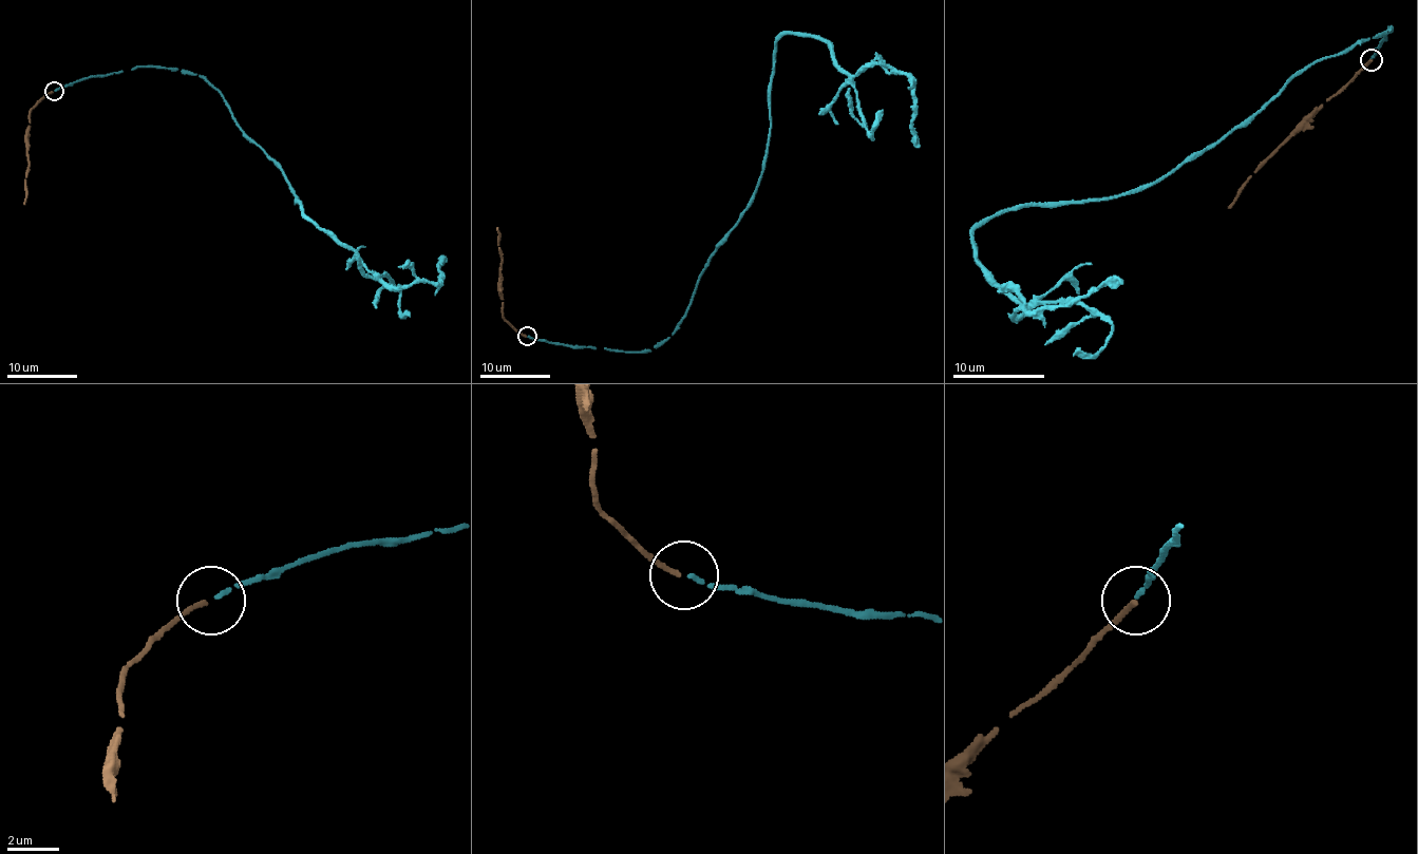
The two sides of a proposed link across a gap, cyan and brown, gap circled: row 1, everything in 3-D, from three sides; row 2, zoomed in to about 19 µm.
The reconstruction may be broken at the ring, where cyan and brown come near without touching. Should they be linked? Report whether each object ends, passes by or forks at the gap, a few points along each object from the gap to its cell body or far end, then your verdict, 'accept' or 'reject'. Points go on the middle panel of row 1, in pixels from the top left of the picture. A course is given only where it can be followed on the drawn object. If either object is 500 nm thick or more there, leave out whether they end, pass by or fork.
cyan ends; brown ends; course cyan (528, 336), (648, 352), (673, 335), (761, 175), (785, 34), (819, 36), (851, 74), (903, 71), (917, 148); course brown (526, 336), (502, 311), (502, 252), (496, 228); accept

